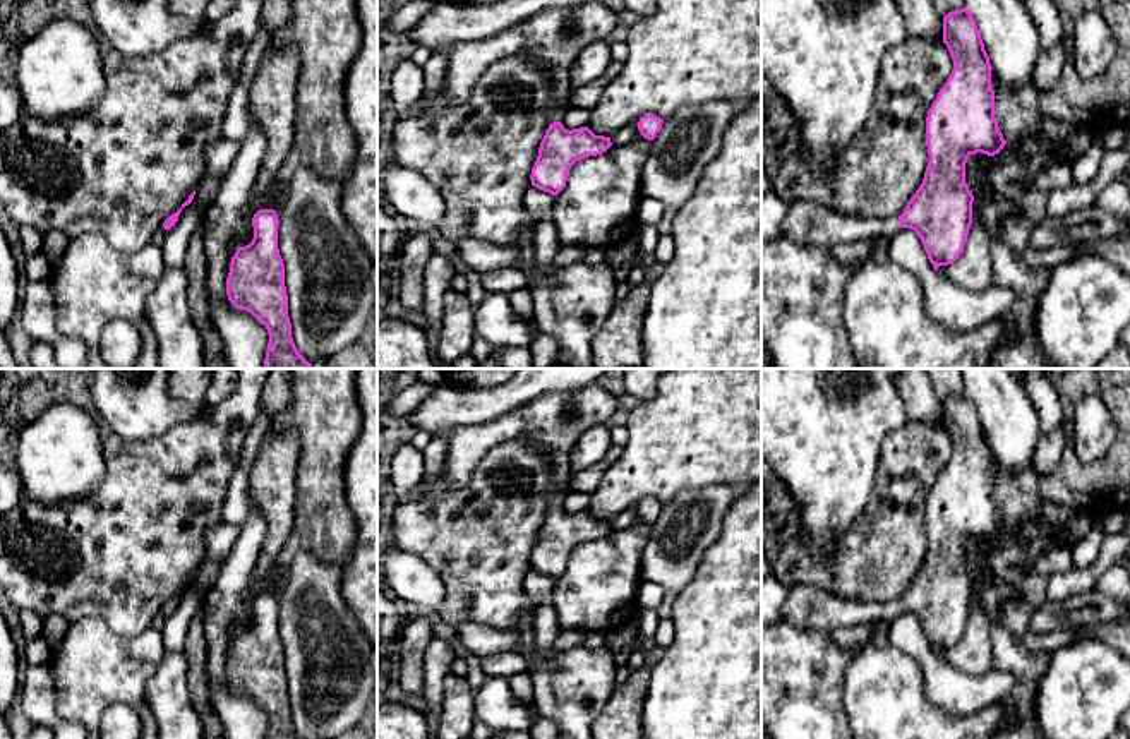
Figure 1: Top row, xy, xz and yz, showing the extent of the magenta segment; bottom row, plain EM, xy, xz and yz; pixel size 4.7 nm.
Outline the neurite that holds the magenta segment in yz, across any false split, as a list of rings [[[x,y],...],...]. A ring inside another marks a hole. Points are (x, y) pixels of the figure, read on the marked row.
[[[964,7],[943,17],[943,43],[953,70],[926,117],[929,161],[923,183],[899,218],[838,214],[818,202],[796,201],[782,233],[794,242],[833,247],[885,237],[899,228],[917,233],[935,271],[964,252],[972,225],[974,195],[965,183],[971,154],[998,154],[1007,141],[995,117],[991,63],[972,14]]]

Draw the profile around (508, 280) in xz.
[[[520,267],[496,269],[480,274],[484,288],[490,291],[511,293],[526,286],[526,278]]]

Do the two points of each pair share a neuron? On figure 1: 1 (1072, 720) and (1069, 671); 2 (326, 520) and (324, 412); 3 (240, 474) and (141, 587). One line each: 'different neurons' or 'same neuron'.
1: same neuron
2: same neuron
3: different neurons

